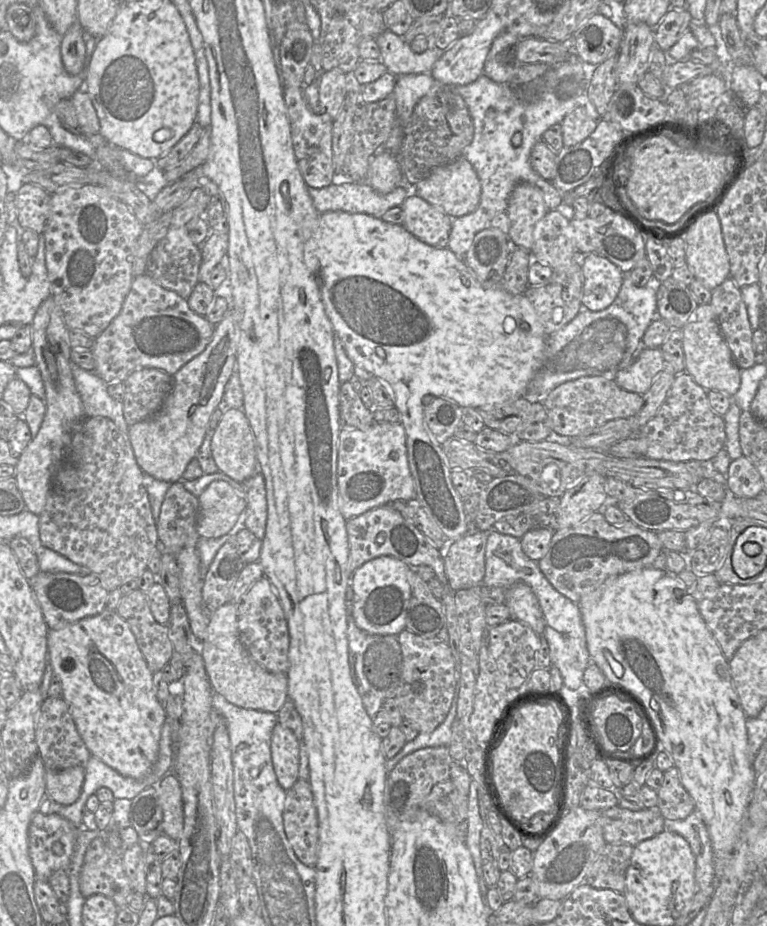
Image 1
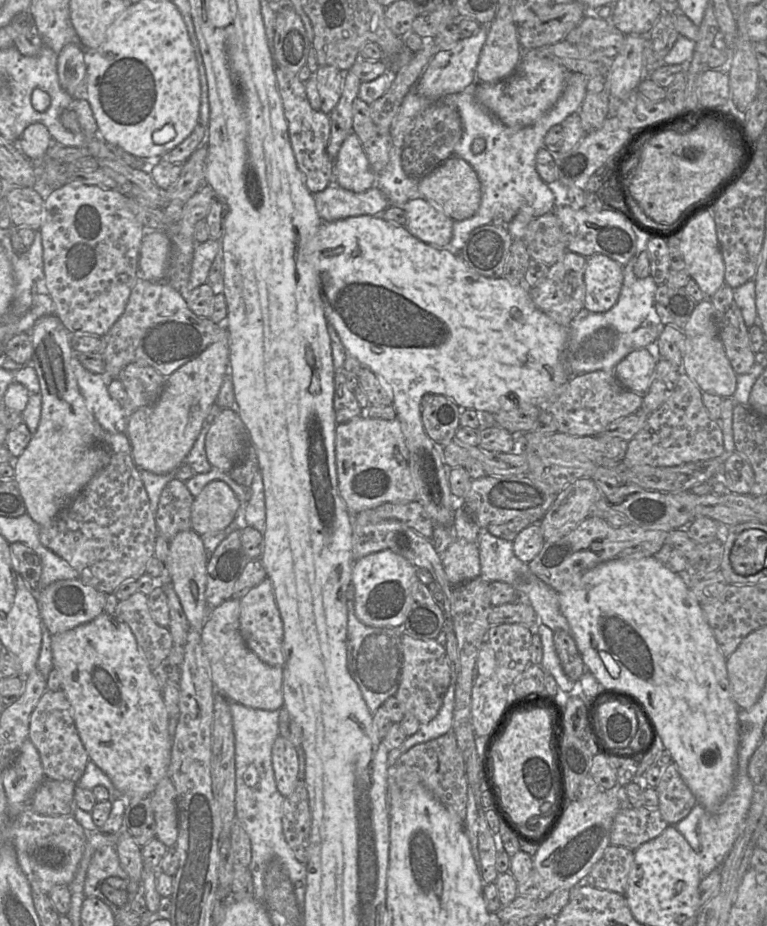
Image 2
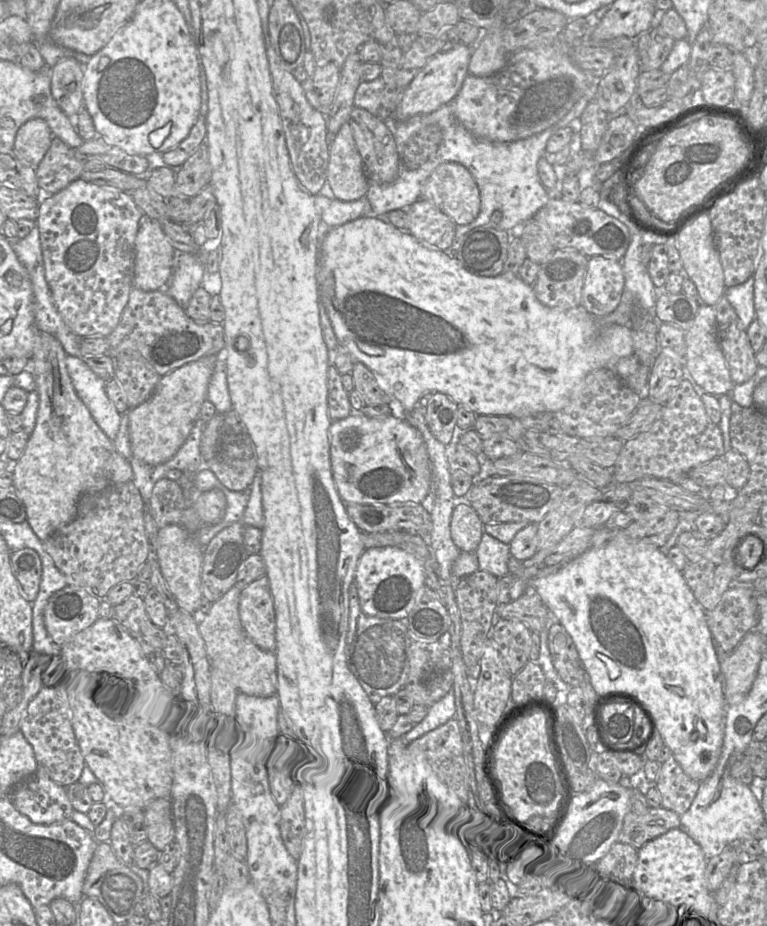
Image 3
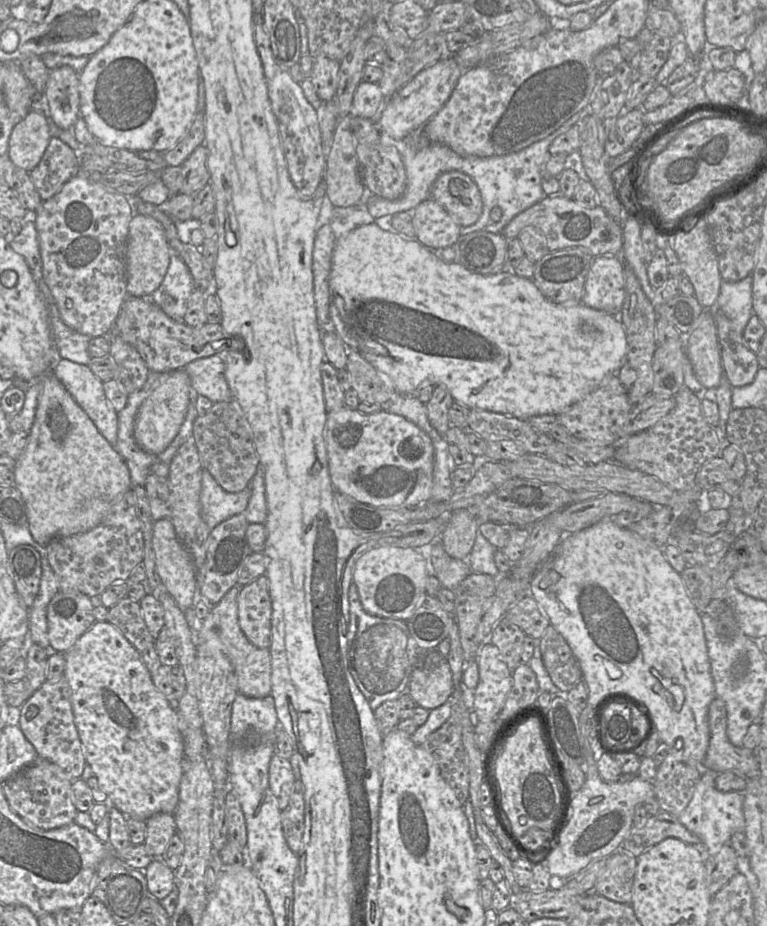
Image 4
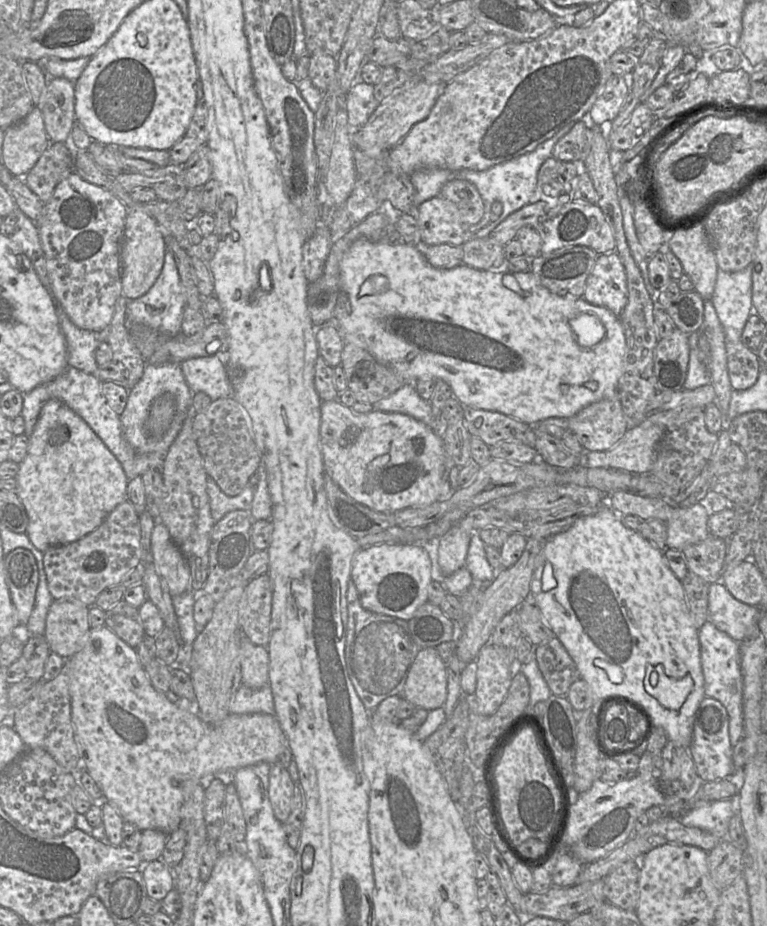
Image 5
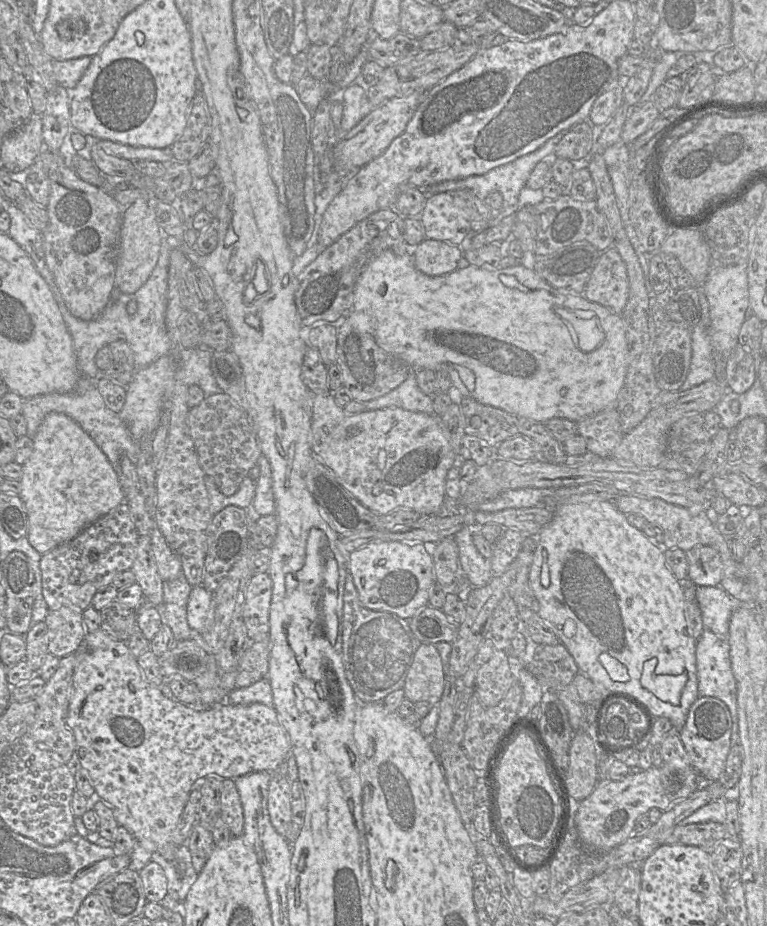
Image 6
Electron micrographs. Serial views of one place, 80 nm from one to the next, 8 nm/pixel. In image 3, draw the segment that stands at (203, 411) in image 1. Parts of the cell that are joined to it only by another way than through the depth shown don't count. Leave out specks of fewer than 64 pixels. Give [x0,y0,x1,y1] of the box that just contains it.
[127,355,217,466]

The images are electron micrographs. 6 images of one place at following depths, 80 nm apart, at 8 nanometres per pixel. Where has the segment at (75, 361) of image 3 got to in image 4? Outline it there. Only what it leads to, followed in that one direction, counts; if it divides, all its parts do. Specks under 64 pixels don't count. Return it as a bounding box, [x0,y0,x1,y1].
[53,359,118,449]

